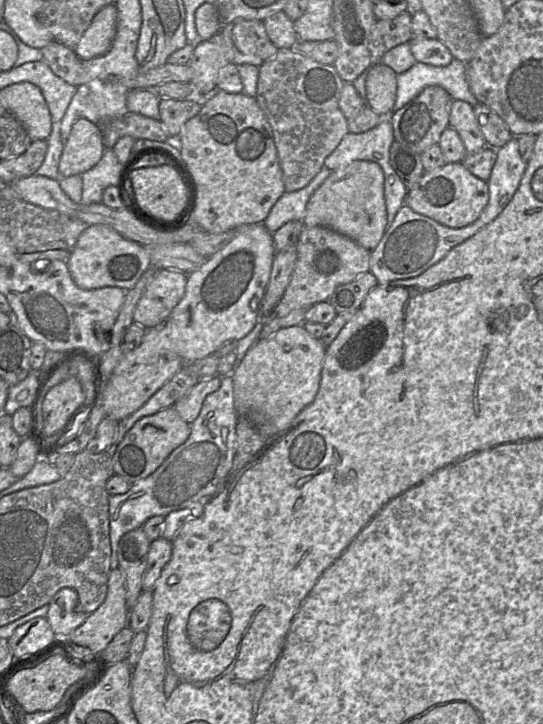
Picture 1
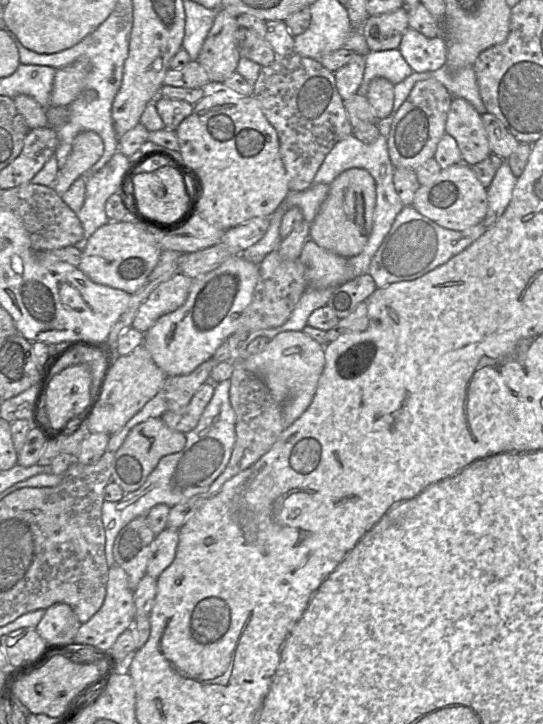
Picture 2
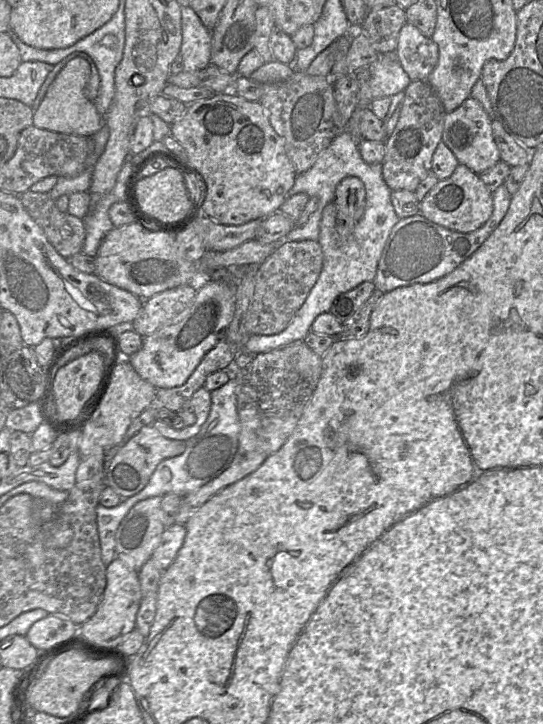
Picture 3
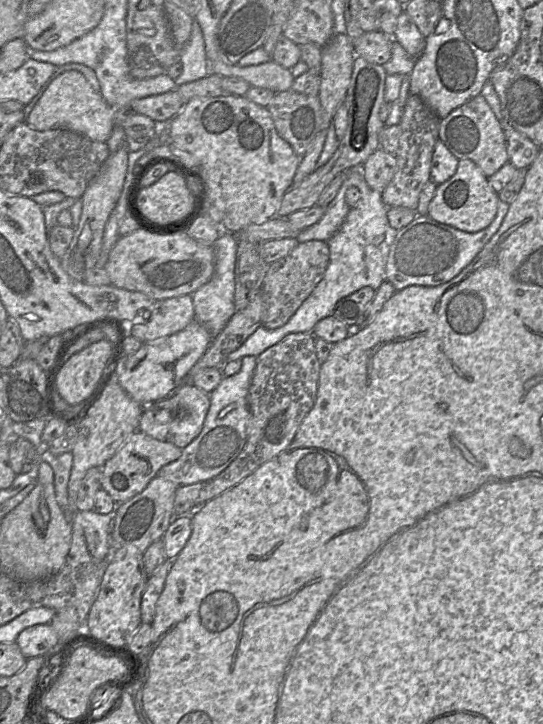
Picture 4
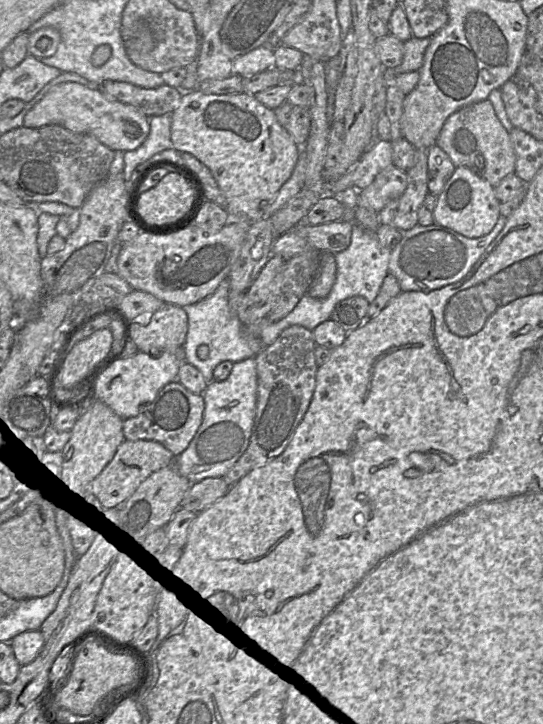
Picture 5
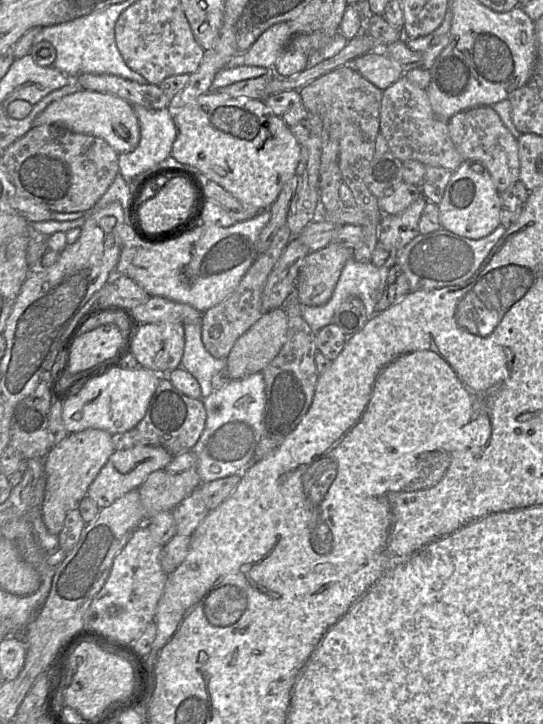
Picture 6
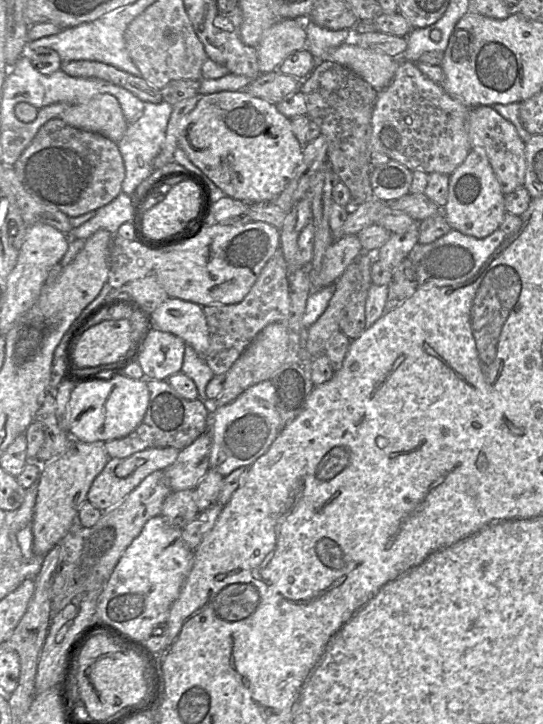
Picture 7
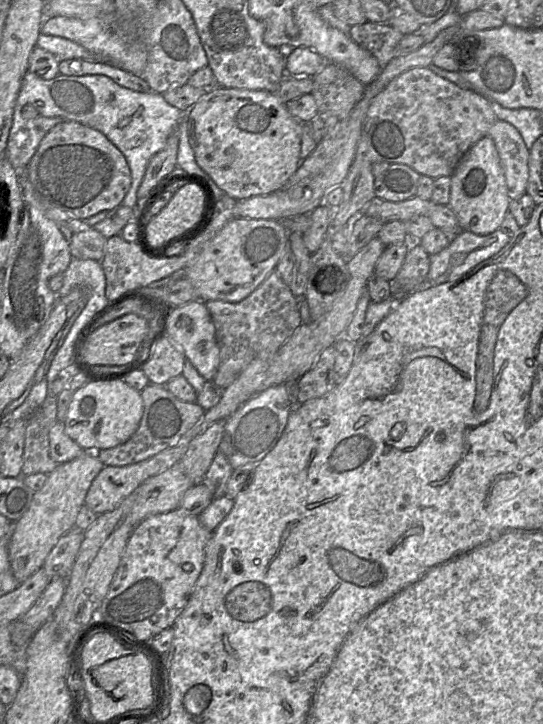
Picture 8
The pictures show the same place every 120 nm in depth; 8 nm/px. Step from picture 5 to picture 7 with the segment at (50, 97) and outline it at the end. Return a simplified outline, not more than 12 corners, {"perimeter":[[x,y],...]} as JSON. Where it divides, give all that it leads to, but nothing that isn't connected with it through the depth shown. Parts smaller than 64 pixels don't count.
{"perimeter":[[98,95],[59,117],[118,143],[127,124],[118,100]]}

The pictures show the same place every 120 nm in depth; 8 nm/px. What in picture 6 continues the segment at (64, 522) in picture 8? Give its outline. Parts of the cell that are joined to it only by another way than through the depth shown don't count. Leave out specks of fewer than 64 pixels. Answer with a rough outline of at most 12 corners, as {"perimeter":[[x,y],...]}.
{"perimeter":[[70,433],[44,459],[50,534],[115,451],[112,435]]}

